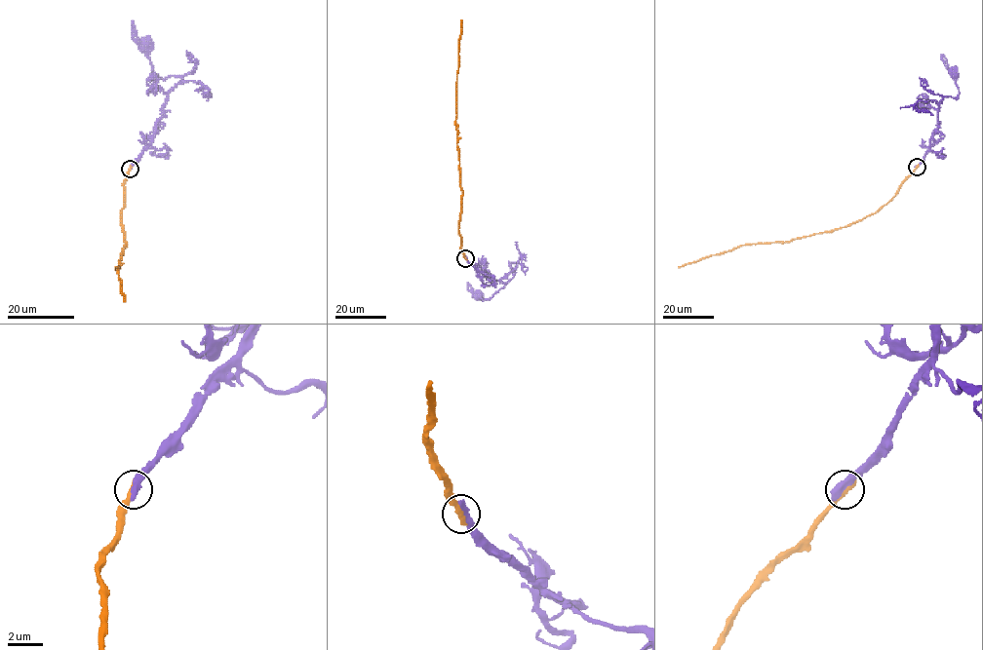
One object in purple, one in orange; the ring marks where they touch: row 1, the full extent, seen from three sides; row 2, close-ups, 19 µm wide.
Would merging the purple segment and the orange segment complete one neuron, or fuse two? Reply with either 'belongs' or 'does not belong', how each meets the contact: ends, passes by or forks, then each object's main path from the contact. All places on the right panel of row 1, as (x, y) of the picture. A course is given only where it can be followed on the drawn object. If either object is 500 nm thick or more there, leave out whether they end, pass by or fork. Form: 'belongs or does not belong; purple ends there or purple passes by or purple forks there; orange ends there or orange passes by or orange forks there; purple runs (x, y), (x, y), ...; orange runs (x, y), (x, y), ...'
does not belong; purple runs (917, 167), (937, 127), (938, 103), (945, 96), (958, 96), (954, 73); orange runs (917, 167), (885, 204), (845, 226), (785, 242), (741, 245), (679, 267)

